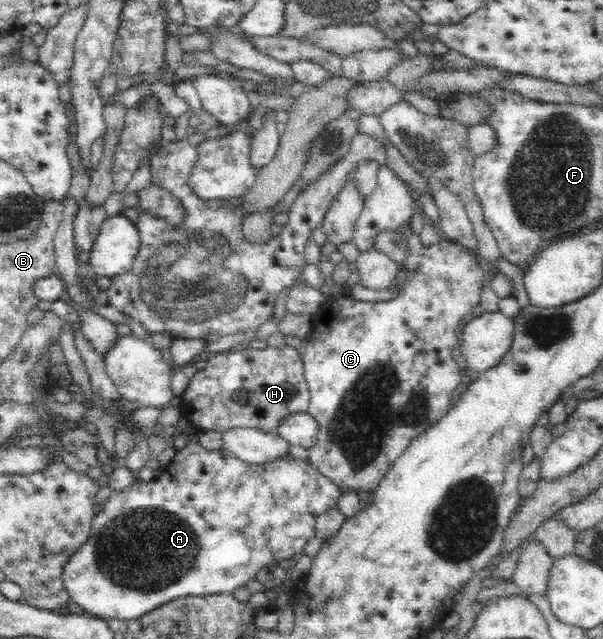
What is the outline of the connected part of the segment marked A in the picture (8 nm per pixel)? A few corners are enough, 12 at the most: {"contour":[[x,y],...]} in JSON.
{"contour":[[197,432],[114,490],[64,564],[138,620],[304,555],[340,489]]}

